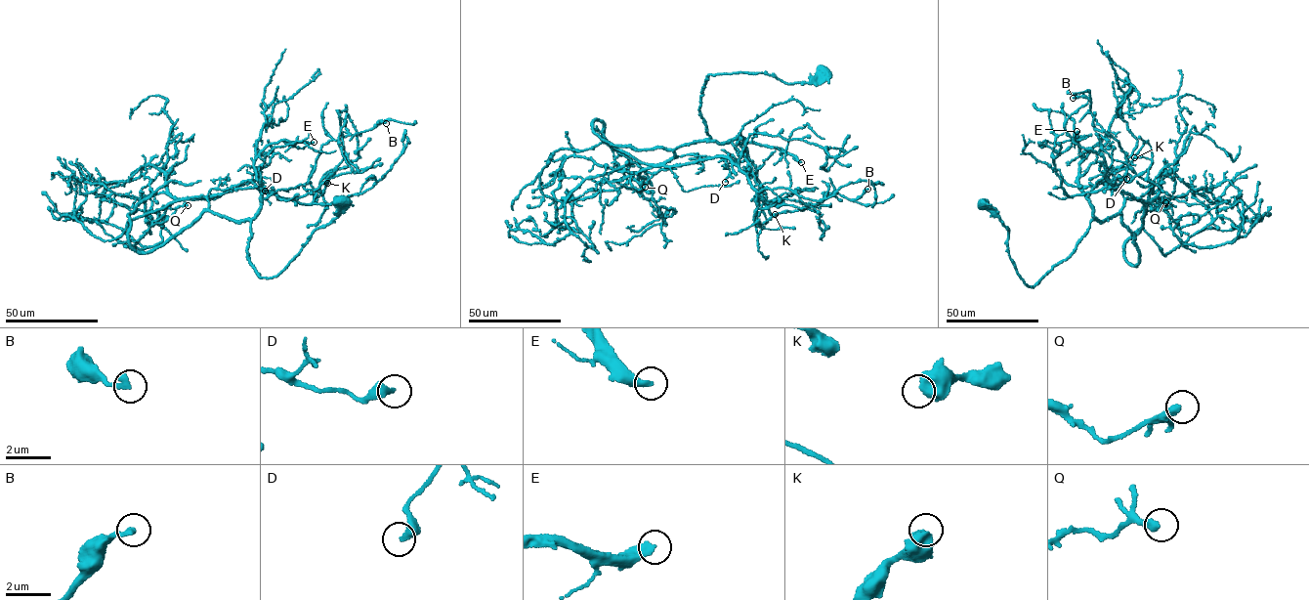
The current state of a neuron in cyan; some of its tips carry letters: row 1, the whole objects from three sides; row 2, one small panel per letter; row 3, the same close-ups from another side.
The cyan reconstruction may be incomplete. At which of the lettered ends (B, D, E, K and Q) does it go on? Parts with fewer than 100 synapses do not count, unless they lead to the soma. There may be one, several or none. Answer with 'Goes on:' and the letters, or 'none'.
Goes on: E

